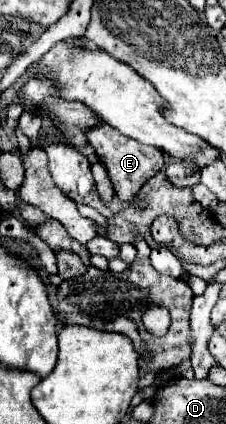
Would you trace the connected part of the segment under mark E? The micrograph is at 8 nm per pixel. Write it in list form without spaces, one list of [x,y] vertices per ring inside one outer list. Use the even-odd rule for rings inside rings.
[[[97,123],[97,125],[89,127],[85,131],[85,137],[87,137],[89,145],[93,147],[93,151],[97,153],[99,161],[103,163],[103,167],[107,169],[109,179],[113,183],[113,189],[115,189],[115,193],[117,193],[117,197],[121,201],[127,201],[127,203],[135,201],[135,195],[139,193],[143,183],[165,167],[163,151],[159,151],[157,147],[149,147],[149,145],[143,145],[143,143],[137,143],[135,139],[125,137],[123,133],[119,133],[117,129],[113,129],[107,123]]]

